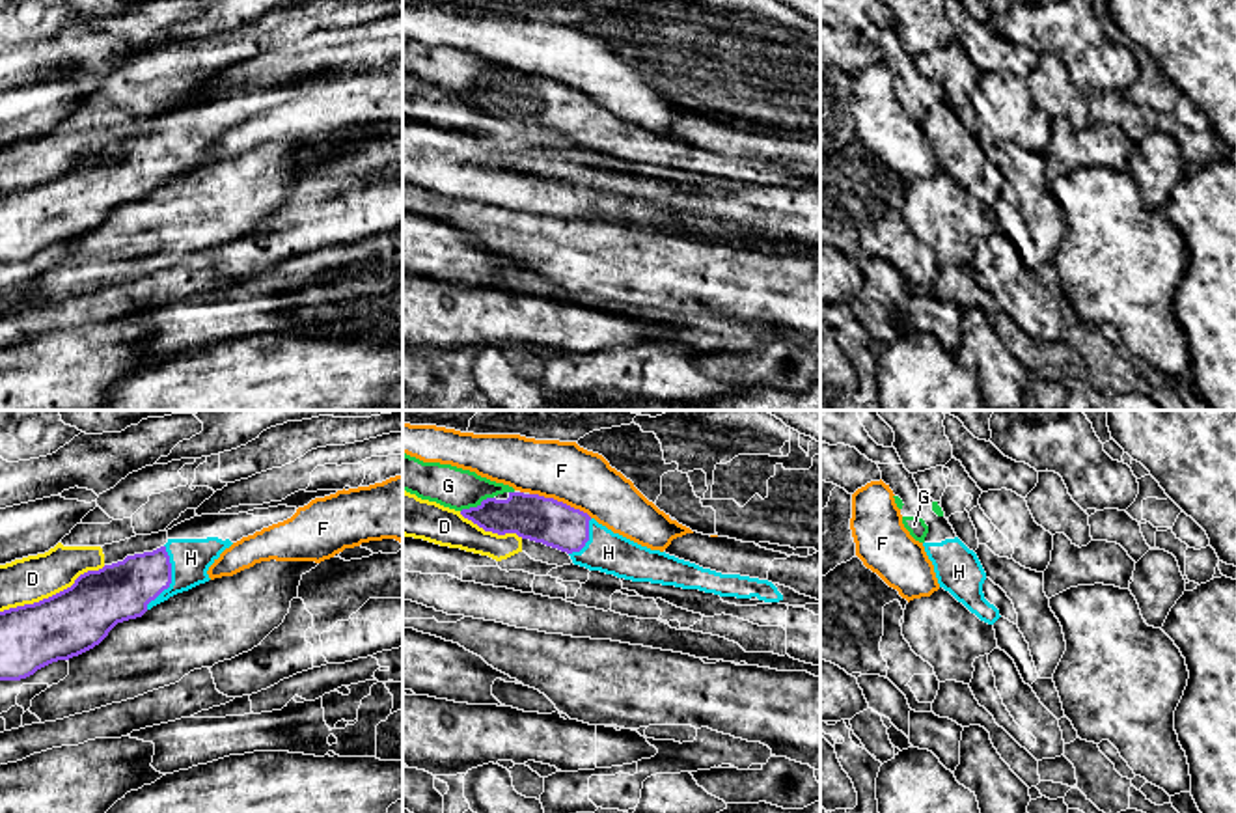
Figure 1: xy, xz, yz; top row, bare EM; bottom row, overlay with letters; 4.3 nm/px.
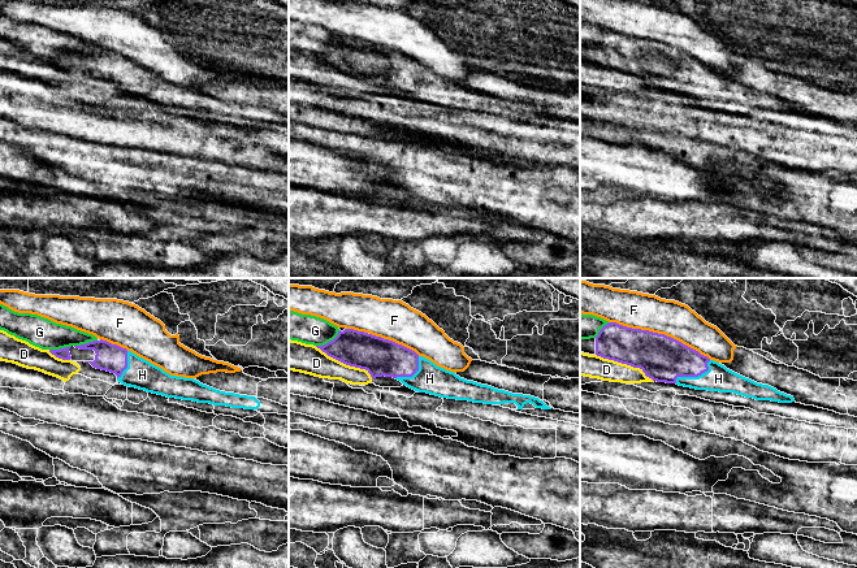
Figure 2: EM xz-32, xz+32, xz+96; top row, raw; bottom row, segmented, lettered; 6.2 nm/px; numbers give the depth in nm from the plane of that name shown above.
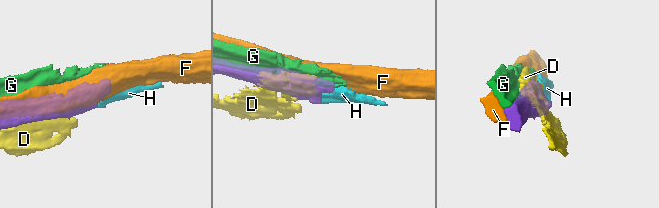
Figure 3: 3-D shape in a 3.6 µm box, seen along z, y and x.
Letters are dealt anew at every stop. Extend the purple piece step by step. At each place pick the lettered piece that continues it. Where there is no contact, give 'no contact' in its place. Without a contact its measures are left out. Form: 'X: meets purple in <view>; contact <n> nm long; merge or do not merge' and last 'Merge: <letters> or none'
D: meets purple in xy; contact 500 nm long; do not merge
F: meets purple in xz; contact 300 nm long; do not merge
G: meets purple in xz; contact 160 nm long; do not merge
H: meets purple in xy; contact 300 nm long; merge
Merge: H

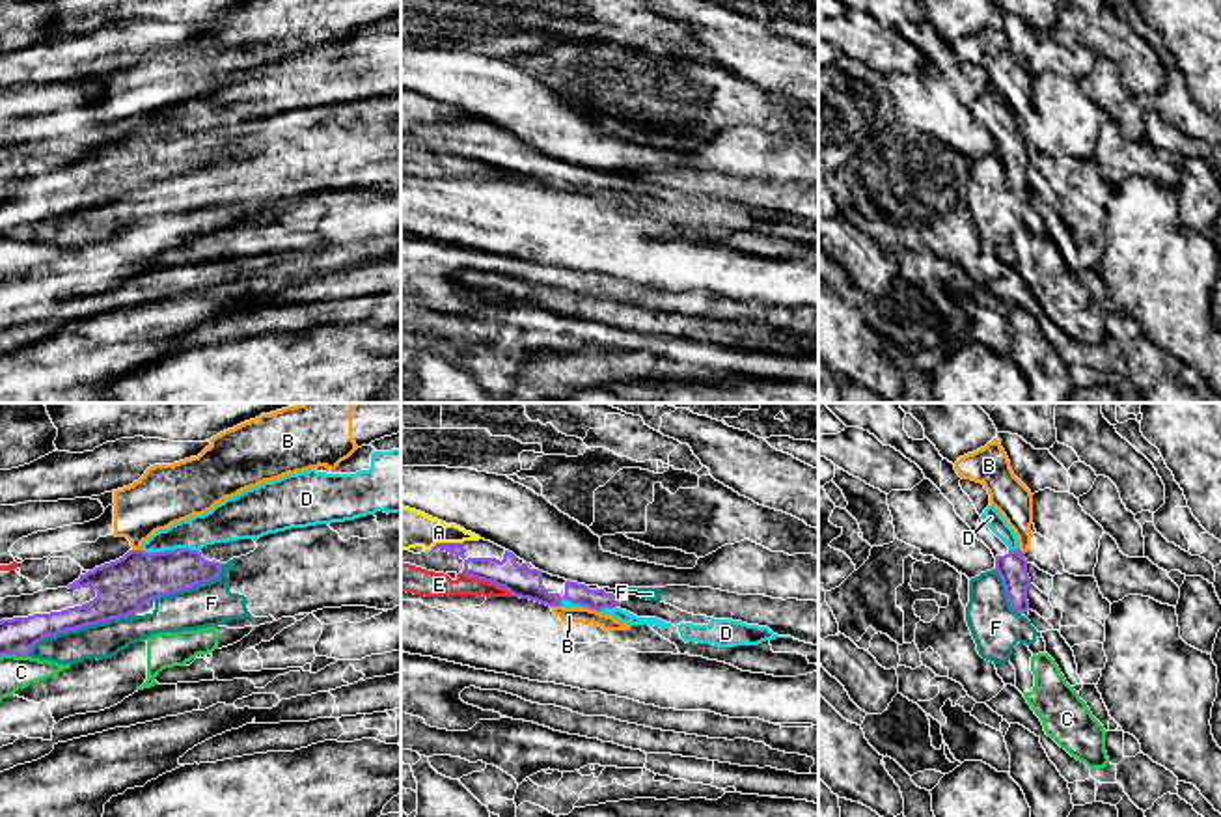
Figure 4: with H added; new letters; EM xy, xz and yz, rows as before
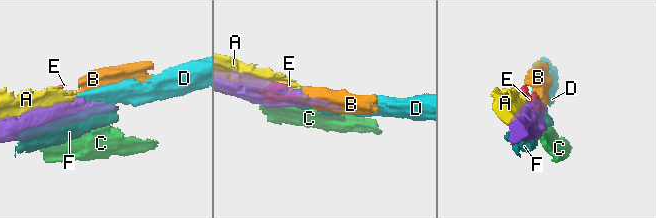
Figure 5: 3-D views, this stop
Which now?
A: meets purple in xz; contact 160 nm long; do not merge
B: meets purple in xz; contact 60 nm long; do not merge
C: meets purple in xy; contact 120 nm long; do not merge
D: meets purple in xy; contact 240 nm long; merge
E: meets purple in xz; contact 260 nm long; do not merge
F: meets purple in xy; contact 500 nm long; do not merge
Merge: D

